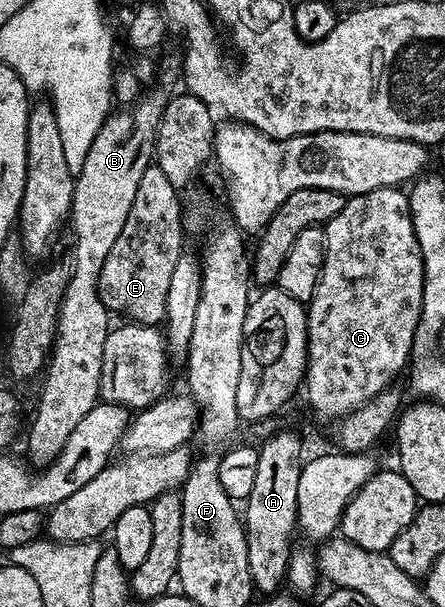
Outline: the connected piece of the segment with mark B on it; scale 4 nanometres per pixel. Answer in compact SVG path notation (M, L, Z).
M160 90L141 93L127 108L117 109L109 113L108 119L102 124L98 136L94 136L94 144L90 144L90 152L86 152L86 164L82 164L80 173L75 175L76 187L72 197L72 275L64 289L64 299L60 302L60 315L56 321L56 339L52 341L52 352L43 371L44 383L40 386L40 399L36 402L36 415L32 418L32 427L28 430L28 458L33 467L48 466L58 456L58 452L66 446L70 432L94 408L100 397L100 373L102 372L102 348L106 344L106 336L110 329L110 311L104 307L98 296L98 276L102 272L102 264L106 264L106 256L110 256L110 248L114 248L114 240L122 232L122 224L126 224L126 216L130 216L130 204L134 204L134 195L138 192L138 183L146 168L153 165L156 148L156 129L168 103L169 95Z

